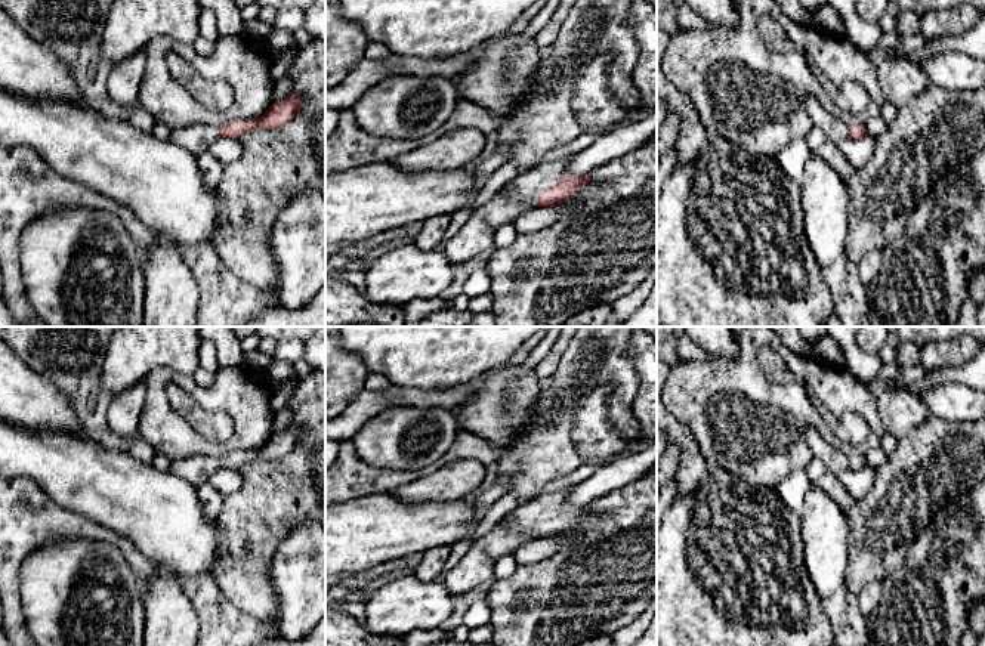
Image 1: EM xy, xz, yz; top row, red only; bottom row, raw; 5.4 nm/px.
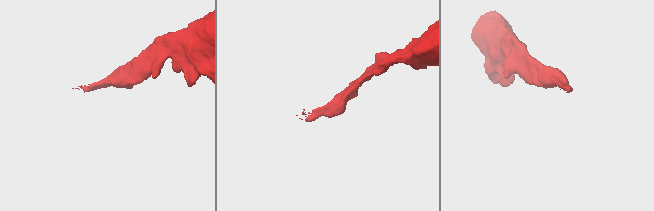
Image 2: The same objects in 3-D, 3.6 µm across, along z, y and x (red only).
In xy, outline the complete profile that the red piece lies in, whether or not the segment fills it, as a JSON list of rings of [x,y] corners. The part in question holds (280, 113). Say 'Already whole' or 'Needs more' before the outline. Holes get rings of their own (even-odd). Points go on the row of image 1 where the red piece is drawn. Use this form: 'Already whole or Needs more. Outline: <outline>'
Needs more. Outline: [[[290,93],[287,98],[272,103],[269,109],[254,118],[238,118],[219,126],[194,124],[173,130],[169,140],[180,145],[194,155],[209,151],[210,145],[219,137],[240,137],[254,129],[275,129],[288,123],[297,112],[303,96]]]

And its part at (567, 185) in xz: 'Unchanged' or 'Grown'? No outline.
Grown

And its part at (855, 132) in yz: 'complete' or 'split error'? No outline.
split error

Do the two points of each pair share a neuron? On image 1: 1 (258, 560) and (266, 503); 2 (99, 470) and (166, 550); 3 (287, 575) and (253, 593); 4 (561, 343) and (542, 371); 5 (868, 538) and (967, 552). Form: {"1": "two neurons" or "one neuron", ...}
{"1": "one neuron", "2": "one neuron", "3": "two neurons", "4": "one neuron", "5": "two neurons"}

